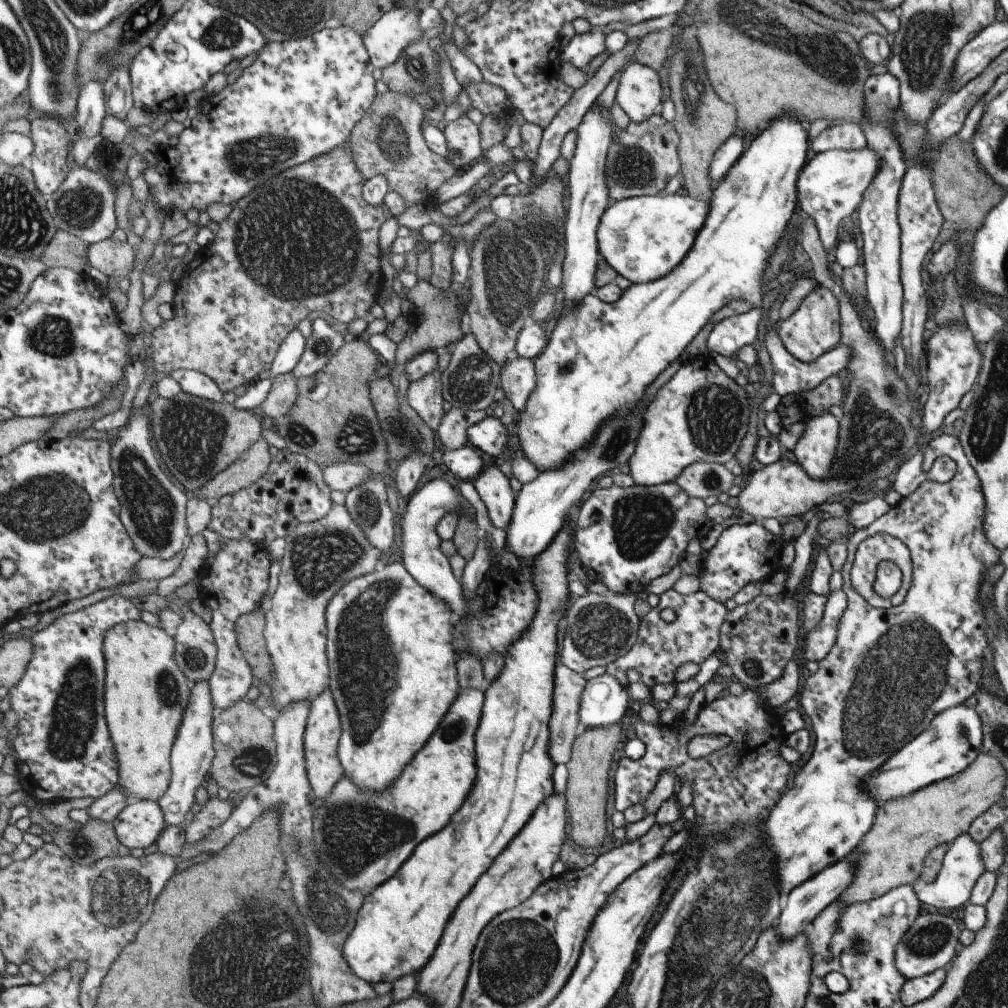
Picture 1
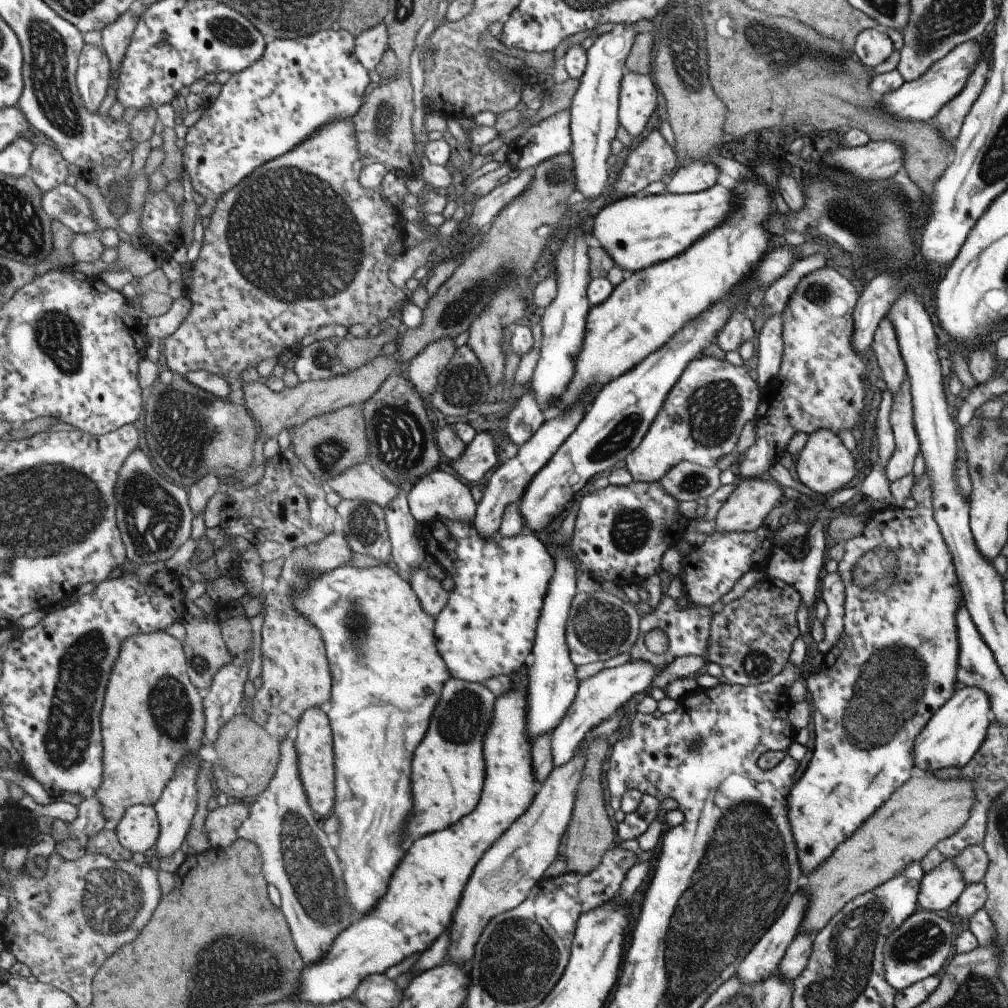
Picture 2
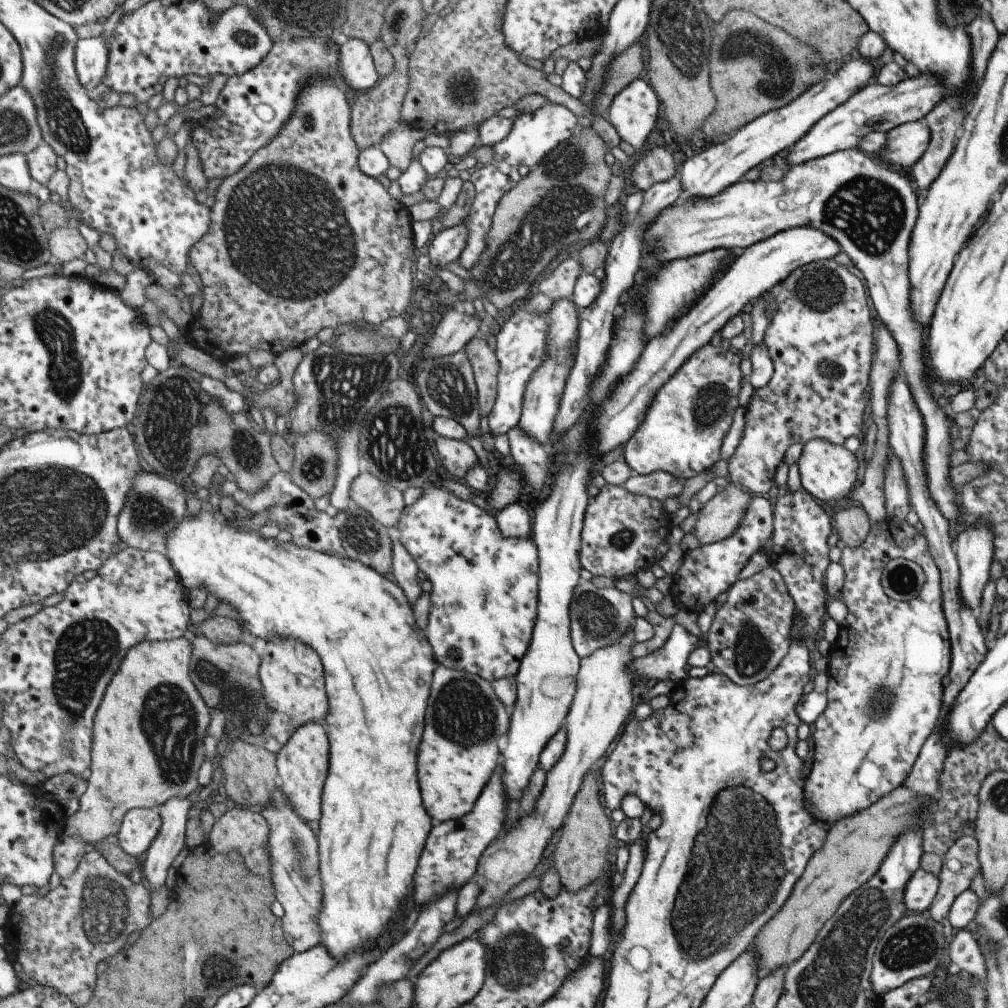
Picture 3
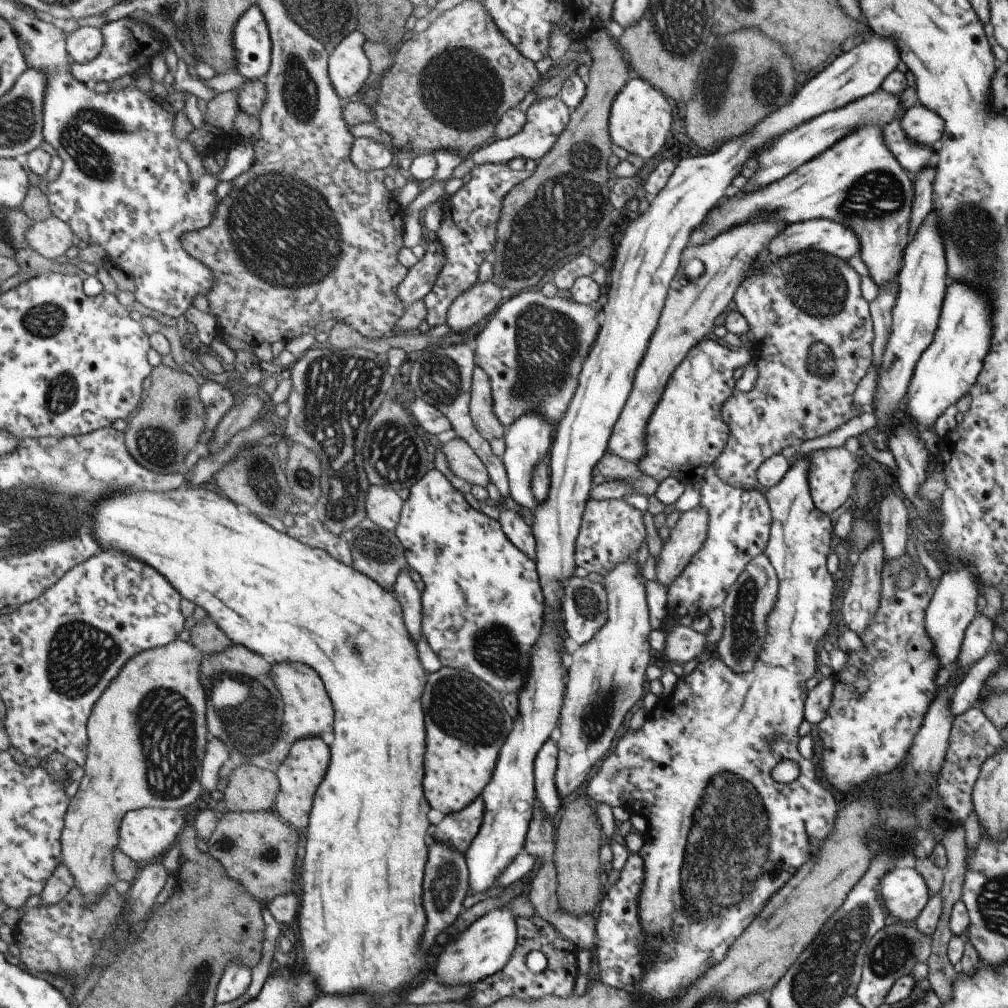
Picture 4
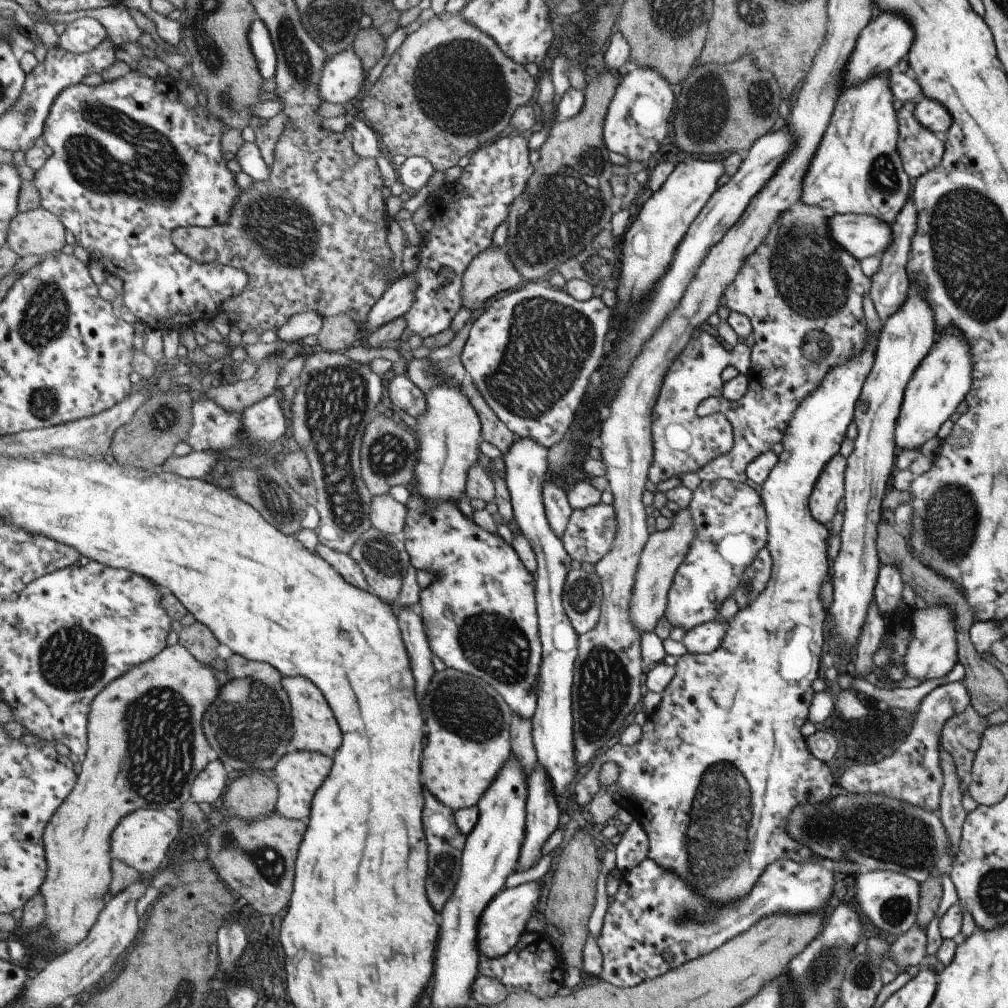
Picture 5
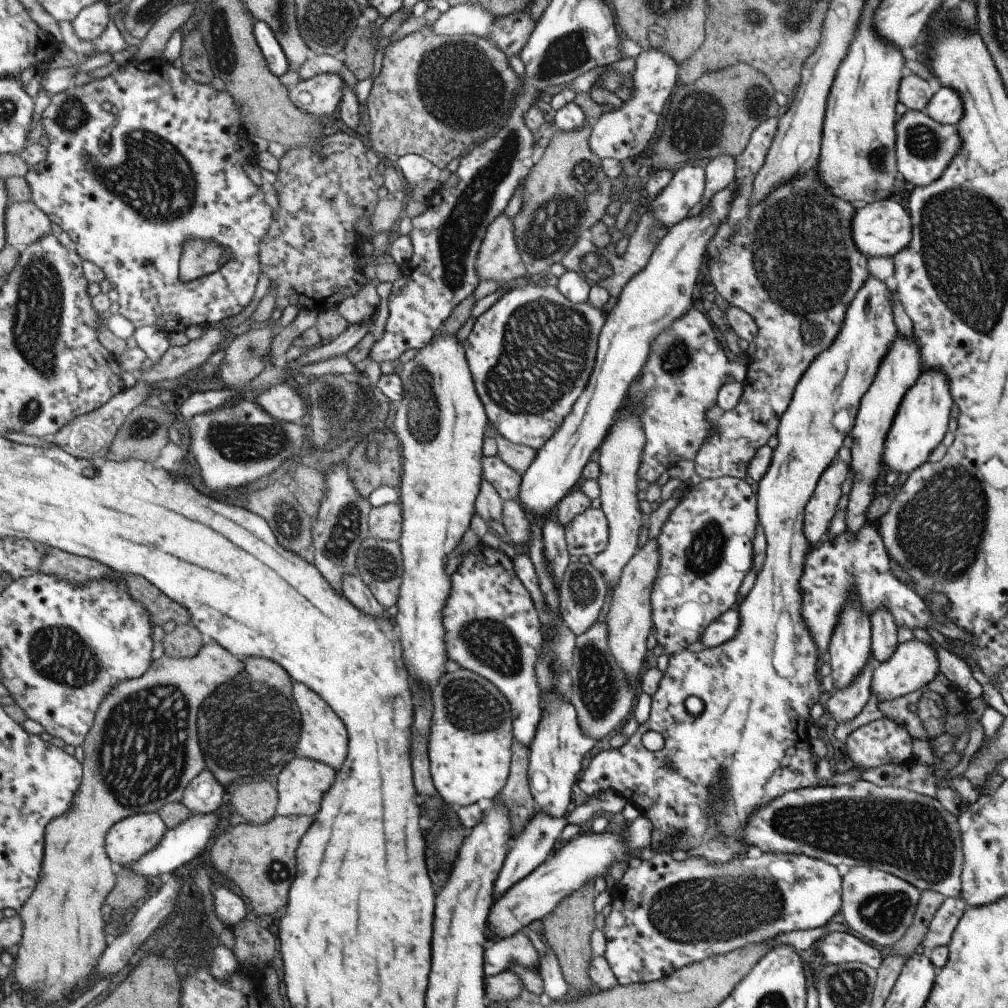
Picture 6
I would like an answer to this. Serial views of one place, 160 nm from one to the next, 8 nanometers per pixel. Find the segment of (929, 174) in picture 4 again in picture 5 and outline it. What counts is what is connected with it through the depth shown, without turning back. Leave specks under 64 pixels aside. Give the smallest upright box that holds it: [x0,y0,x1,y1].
[870,200,917,324]

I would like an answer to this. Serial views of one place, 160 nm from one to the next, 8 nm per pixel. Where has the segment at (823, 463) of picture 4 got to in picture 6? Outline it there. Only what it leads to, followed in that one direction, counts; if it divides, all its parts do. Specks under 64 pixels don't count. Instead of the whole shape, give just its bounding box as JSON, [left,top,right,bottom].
[802,458,848,546]

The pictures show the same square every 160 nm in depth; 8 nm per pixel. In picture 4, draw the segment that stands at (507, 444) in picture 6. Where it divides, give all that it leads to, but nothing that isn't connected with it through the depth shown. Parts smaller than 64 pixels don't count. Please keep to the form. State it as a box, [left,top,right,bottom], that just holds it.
[471,364,507,441]

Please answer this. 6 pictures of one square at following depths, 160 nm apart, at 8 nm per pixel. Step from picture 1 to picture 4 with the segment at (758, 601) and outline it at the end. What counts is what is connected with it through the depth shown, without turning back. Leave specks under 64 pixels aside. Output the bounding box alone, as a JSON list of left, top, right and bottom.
[715,554,777,674]

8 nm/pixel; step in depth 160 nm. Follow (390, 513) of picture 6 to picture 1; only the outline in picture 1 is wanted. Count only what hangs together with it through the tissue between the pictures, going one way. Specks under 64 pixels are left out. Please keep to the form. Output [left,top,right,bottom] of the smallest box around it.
[322,462,377,492]

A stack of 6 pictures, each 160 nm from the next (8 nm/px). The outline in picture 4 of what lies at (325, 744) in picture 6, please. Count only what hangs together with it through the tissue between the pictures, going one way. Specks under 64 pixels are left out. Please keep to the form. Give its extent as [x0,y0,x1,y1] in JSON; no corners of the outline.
[219,662,335,778]

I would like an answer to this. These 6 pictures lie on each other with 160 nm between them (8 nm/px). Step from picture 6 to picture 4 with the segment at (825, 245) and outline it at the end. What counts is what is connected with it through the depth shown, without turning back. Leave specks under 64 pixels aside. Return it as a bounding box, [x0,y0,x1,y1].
[711,250,873,489]

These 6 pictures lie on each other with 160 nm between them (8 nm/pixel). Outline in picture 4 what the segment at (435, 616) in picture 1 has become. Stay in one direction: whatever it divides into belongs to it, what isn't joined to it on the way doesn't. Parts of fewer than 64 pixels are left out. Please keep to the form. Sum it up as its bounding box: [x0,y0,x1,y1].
[93,486,429,998]

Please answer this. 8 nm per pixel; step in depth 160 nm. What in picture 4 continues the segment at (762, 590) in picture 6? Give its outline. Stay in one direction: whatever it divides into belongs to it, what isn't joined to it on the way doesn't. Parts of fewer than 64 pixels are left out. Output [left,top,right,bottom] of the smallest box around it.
[586,455,838,1004]

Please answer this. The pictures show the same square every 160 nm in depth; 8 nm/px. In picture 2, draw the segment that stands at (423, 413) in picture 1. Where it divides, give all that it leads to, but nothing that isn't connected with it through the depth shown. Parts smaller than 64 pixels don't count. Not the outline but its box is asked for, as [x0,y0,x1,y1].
[406,338,458,400]

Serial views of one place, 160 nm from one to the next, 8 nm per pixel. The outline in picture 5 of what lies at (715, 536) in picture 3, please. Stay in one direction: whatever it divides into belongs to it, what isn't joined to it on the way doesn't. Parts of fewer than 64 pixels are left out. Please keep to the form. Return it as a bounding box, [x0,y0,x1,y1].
[630,507,695,636]

